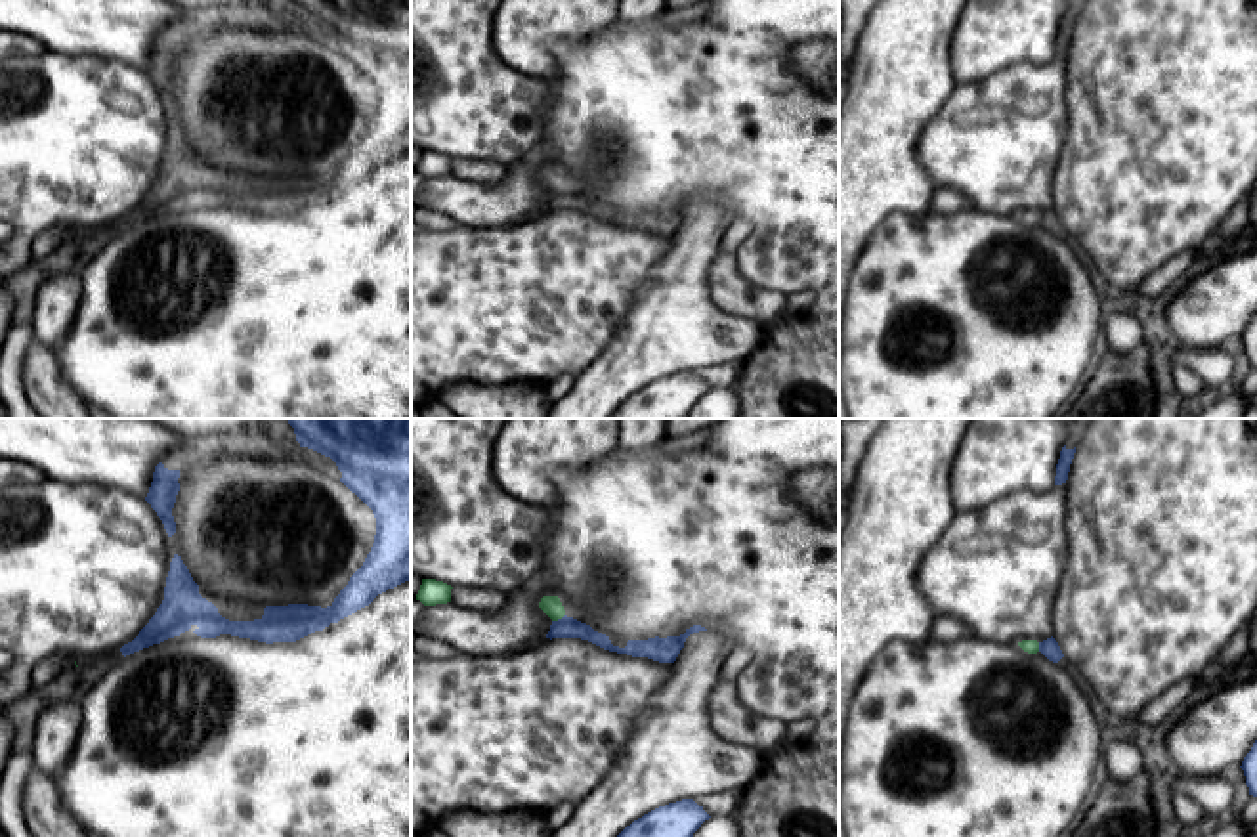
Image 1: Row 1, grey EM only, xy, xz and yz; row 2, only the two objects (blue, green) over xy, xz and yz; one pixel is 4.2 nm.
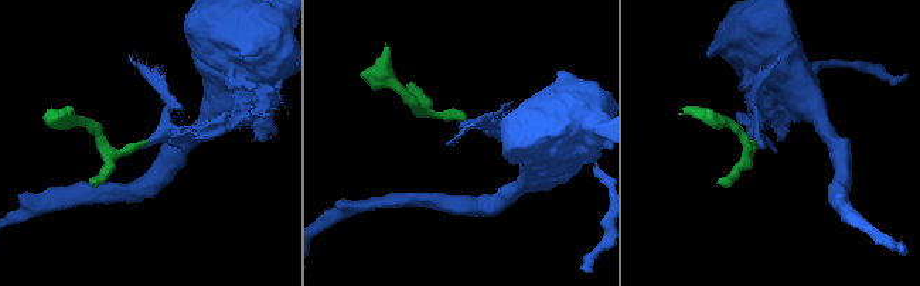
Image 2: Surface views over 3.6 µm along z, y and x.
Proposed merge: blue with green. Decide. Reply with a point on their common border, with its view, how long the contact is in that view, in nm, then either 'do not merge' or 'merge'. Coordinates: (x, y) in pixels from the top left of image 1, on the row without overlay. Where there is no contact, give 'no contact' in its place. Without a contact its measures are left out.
meets blue in xz at (558, 192); contact 70 nm long; do not merge

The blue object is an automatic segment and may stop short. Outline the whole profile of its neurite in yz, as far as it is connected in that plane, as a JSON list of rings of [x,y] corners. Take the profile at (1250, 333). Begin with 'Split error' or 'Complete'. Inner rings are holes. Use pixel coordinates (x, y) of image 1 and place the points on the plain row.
Complete. [[[1257,311],[1251,323],[1244,329],[1242,338],[1246,348],[1246,357],[1249,359],[1249,367],[1257,369]]]

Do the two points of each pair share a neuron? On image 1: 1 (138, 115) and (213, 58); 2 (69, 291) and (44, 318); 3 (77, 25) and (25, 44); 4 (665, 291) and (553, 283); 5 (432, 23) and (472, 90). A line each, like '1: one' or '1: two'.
1: two
2: one
3: two
4: two
5: one

